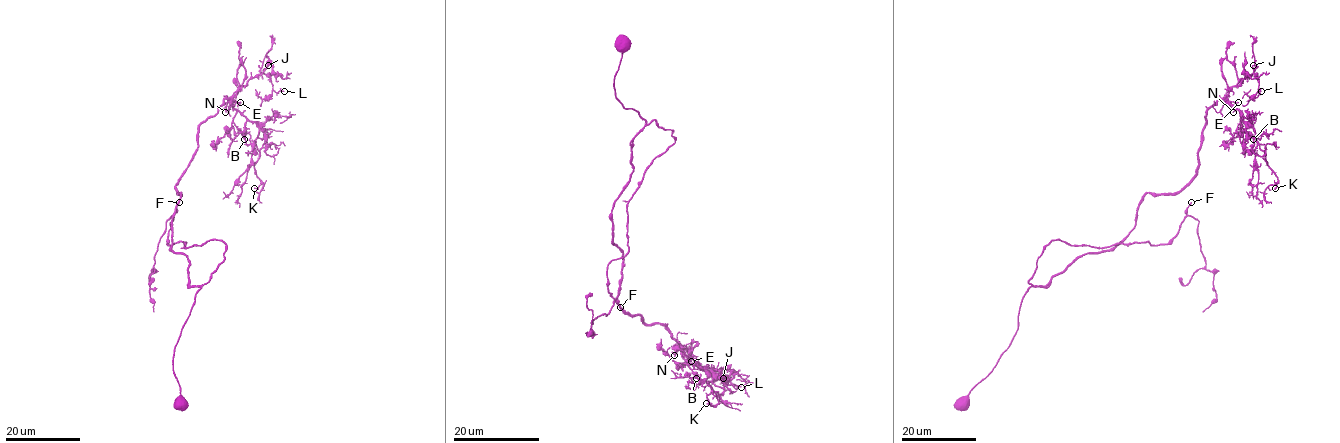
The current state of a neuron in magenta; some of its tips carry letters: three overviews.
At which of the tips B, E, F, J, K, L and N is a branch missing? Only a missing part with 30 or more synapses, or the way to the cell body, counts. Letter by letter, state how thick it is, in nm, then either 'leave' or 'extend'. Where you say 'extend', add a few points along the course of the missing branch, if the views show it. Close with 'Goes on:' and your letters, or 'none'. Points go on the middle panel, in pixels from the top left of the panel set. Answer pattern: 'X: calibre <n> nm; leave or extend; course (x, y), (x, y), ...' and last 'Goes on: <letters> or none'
B: calibre 150 nm; leave
E: calibre 110 nm; extend; course (691, 361), (705, 371), (718, 370)
F: calibre 170 nm; leave
J: calibre 130 nm; leave
K: calibre 120 nm; leave
L: calibre 70 nm; leave
N: calibre 150 nm; leave
Goes on: E

